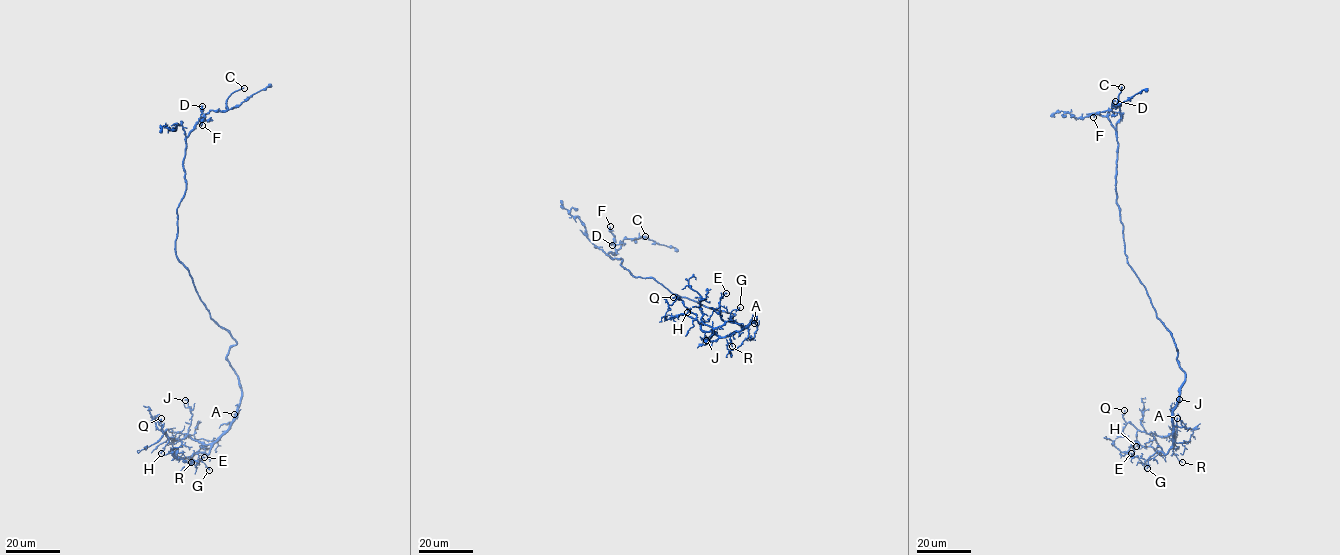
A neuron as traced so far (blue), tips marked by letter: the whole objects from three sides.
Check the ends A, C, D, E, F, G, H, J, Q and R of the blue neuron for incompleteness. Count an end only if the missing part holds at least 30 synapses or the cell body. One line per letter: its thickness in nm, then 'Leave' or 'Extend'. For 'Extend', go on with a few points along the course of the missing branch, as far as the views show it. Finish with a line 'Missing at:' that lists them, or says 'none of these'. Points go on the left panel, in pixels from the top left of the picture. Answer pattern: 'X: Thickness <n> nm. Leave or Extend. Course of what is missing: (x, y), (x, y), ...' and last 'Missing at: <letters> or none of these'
A: Thickness 180 nm. Leave
C: Thickness 200 nm. Extend. Course of what is missing: (244, 88), (267, 85)
D: Thickness 180 nm. Leave
E: Thickness 130 nm. Leave
F: Thickness 150 nm. Leave
G: Thickness 170 nm. Leave
H: Thickness 170 nm. Leave
J: Thickness 140 nm. Leave
Q: Thickness 150 nm. Leave
R: Thickness 90 nm. Leave
Missing at: C

